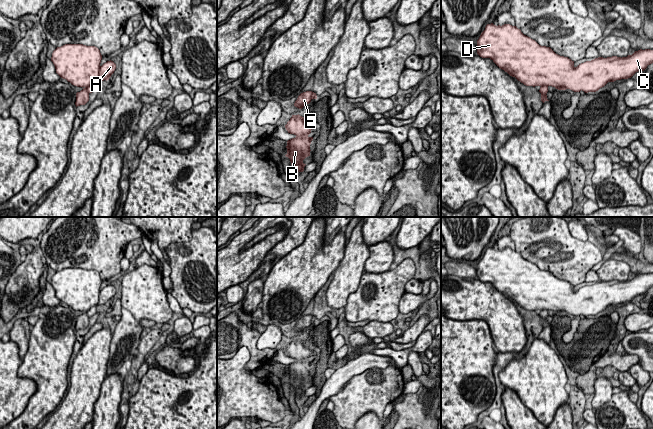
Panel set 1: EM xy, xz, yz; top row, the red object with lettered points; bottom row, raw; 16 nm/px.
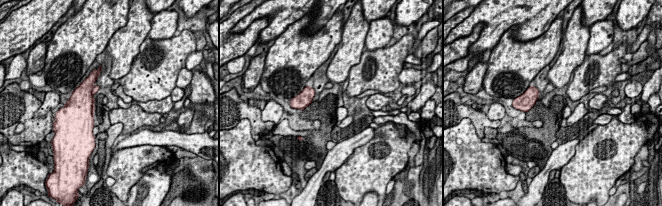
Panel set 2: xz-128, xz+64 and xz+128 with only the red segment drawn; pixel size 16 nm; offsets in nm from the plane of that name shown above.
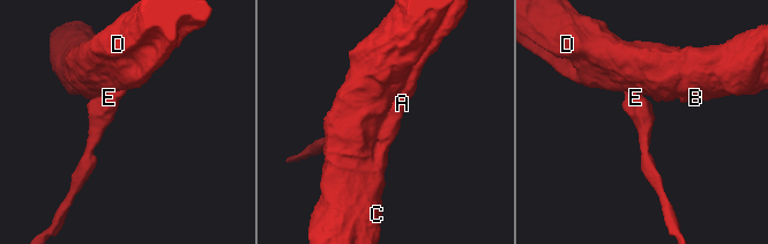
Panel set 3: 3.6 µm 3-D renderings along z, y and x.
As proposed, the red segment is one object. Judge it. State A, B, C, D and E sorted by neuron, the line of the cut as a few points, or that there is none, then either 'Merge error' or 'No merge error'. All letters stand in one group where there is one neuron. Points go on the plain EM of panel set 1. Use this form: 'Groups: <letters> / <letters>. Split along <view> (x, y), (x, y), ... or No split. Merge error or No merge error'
Groups: A B C D / E. Split along xy (85, 311), (88, 317). Merge error

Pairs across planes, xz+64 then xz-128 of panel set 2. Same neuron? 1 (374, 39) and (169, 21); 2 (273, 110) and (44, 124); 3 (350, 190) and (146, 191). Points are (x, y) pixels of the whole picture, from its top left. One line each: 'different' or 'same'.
1: same
2: different
3: different

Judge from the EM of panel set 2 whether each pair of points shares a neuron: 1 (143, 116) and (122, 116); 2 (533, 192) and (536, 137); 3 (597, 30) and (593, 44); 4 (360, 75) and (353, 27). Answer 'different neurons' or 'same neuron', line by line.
1: same neuron
2: different neurons
3: same neuron
4: different neurons

